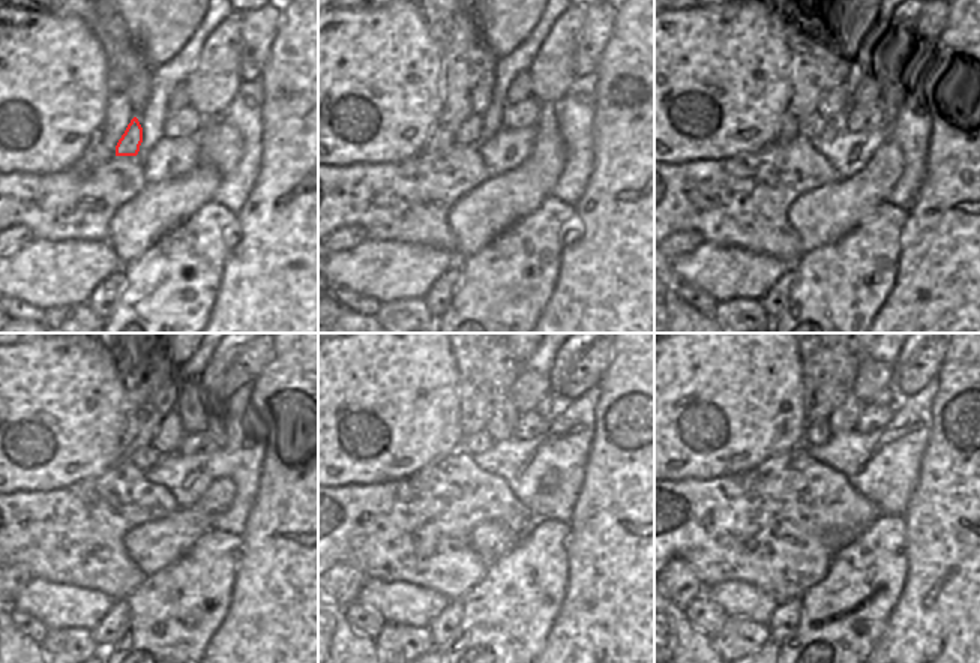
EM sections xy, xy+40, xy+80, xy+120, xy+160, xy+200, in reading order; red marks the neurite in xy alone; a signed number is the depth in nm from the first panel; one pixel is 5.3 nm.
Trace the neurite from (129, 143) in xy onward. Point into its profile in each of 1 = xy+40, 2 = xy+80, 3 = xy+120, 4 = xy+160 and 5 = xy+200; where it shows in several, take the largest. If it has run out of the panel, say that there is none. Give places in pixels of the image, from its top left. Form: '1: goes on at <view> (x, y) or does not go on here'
1: goes on at xy+40 (468, 134)
2: goes on at xy+80 (814, 125)
3: goes on at xy+120 (144, 458)
4: goes on at xy+160 (480, 441)
5: goes on at xy+200 (817, 434)

